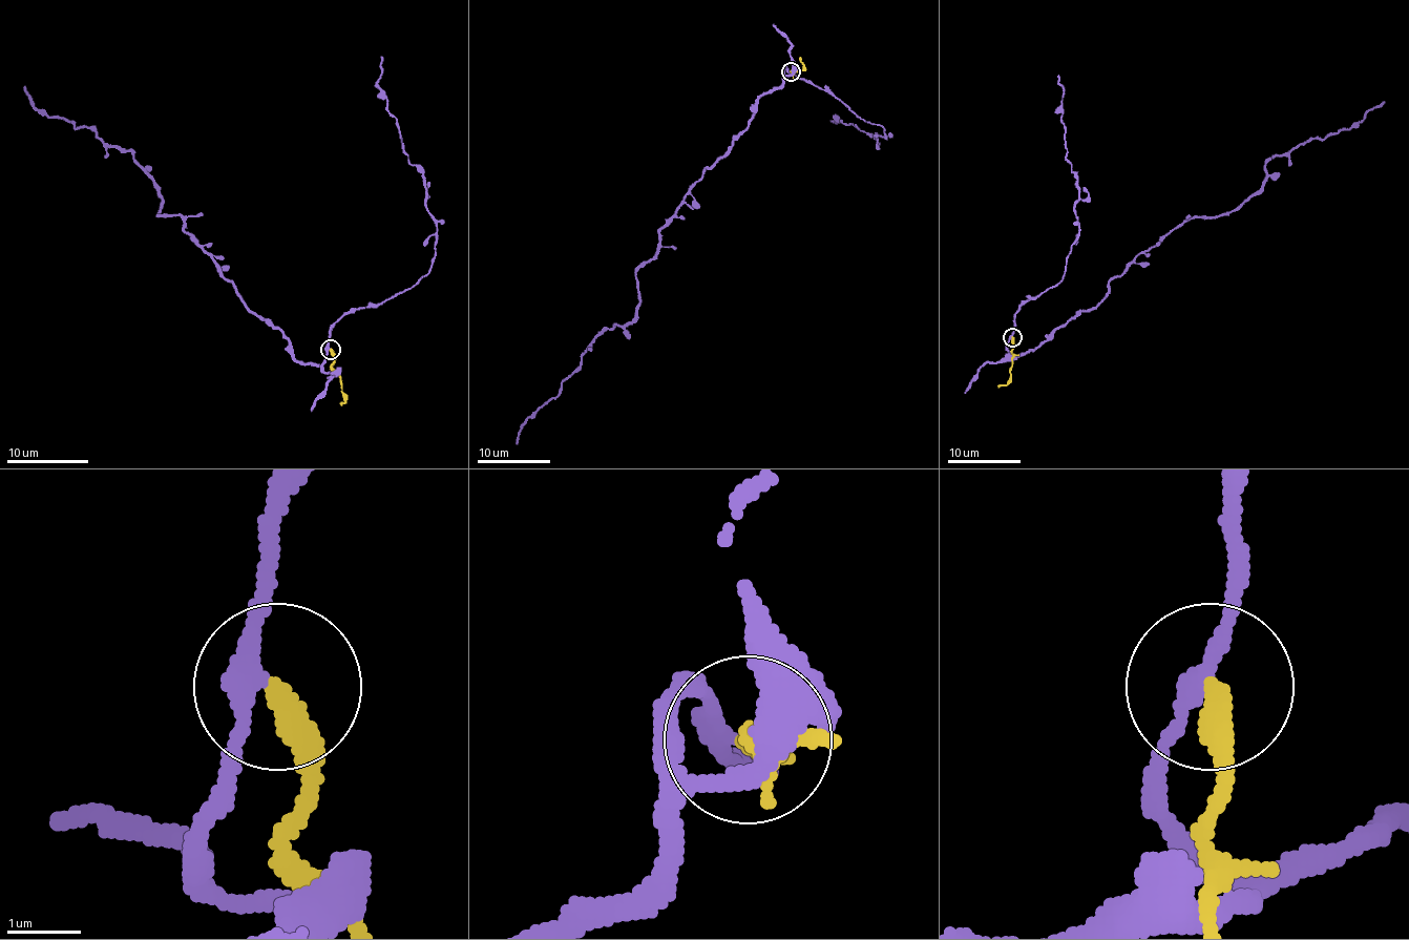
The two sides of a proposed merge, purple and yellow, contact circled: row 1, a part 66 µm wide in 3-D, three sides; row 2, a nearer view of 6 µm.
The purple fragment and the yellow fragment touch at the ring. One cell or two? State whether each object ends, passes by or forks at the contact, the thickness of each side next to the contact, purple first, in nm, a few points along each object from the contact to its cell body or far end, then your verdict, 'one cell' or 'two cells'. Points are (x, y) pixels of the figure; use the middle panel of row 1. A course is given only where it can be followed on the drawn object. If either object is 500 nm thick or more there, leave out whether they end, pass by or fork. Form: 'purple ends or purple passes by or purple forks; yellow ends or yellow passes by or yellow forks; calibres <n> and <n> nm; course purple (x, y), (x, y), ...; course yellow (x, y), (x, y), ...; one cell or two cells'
purple passes by; yellow ends; calibres 200 and 300 nm; course purple (791, 70), (660, 230), (655, 255), (635, 275), (637, 315), (606, 329), (517, 443); course yellow (791, 70), (801, 69), (799, 56); two cells

